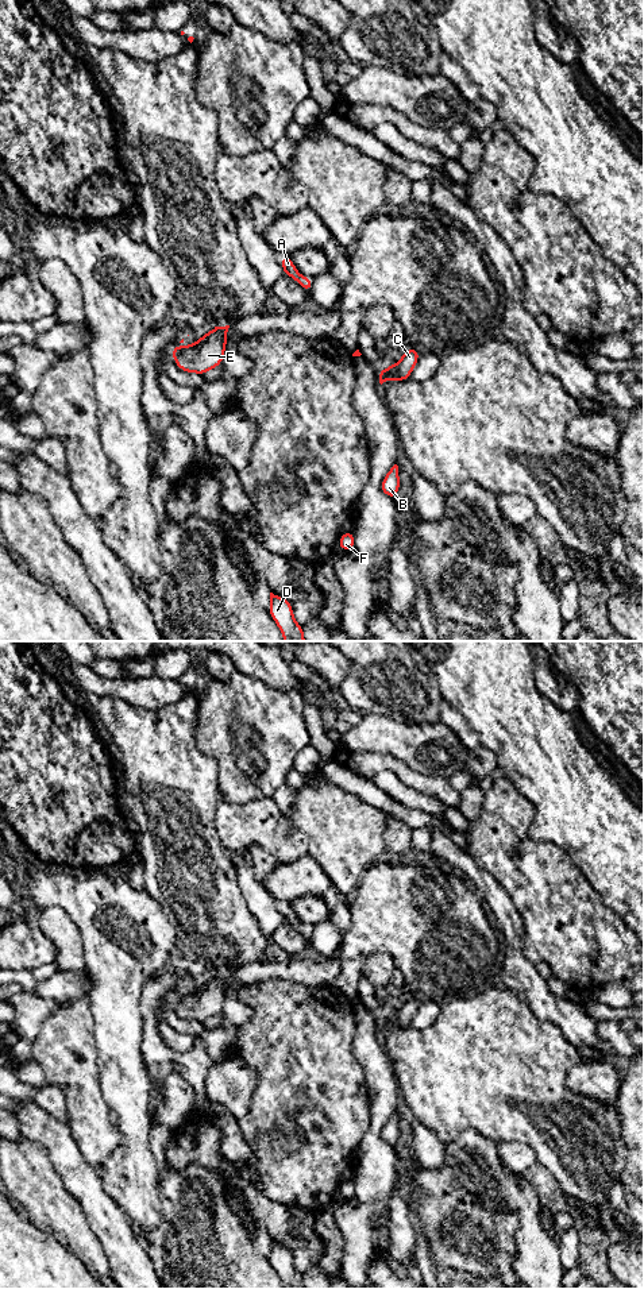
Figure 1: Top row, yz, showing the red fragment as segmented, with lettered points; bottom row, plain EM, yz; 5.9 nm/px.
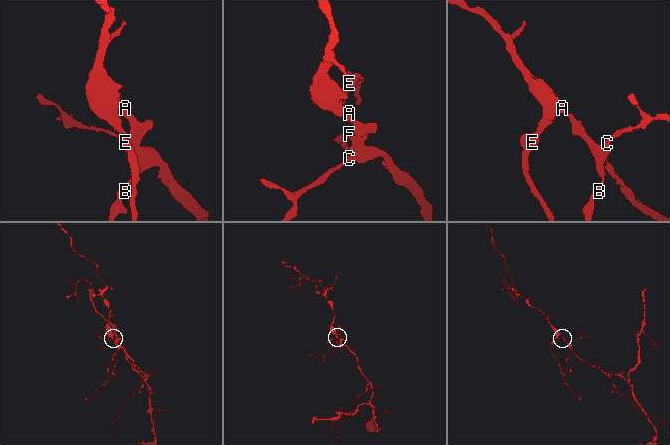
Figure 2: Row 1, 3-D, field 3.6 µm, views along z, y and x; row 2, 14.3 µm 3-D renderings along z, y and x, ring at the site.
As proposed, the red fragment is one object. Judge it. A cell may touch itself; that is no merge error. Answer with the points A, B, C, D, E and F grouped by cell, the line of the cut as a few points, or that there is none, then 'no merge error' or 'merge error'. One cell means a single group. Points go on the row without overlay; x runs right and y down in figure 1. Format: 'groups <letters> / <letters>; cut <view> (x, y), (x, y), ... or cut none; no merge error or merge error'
groups A B C D E F; cut none; no merge error

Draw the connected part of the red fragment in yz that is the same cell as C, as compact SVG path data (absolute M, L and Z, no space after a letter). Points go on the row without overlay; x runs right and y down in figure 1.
M413 995L402 999L402 1006L398 1011L385 1015L381 1019L379 1031L382 1033L389 1027L409 1029L409 1023L413 1019L419 1006L420 1006L420 999Z

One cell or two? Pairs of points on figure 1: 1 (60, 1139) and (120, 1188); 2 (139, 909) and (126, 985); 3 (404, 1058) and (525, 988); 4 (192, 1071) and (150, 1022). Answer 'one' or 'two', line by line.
1: two
2: one
3: two
4: one

